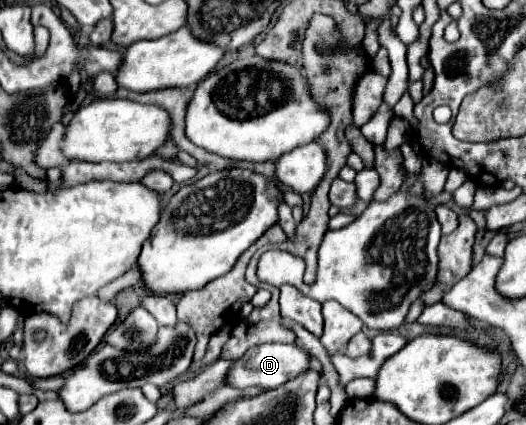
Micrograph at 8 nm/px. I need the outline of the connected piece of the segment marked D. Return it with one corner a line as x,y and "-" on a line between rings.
272,343
272,345
258,345
254,349
248,349
244,357
234,361
230,373
228,373
228,385
246,389
246,387
266,387
276,389
284,385
290,379
296,379
298,375
306,373
310,369
310,351
300,347
298,343

